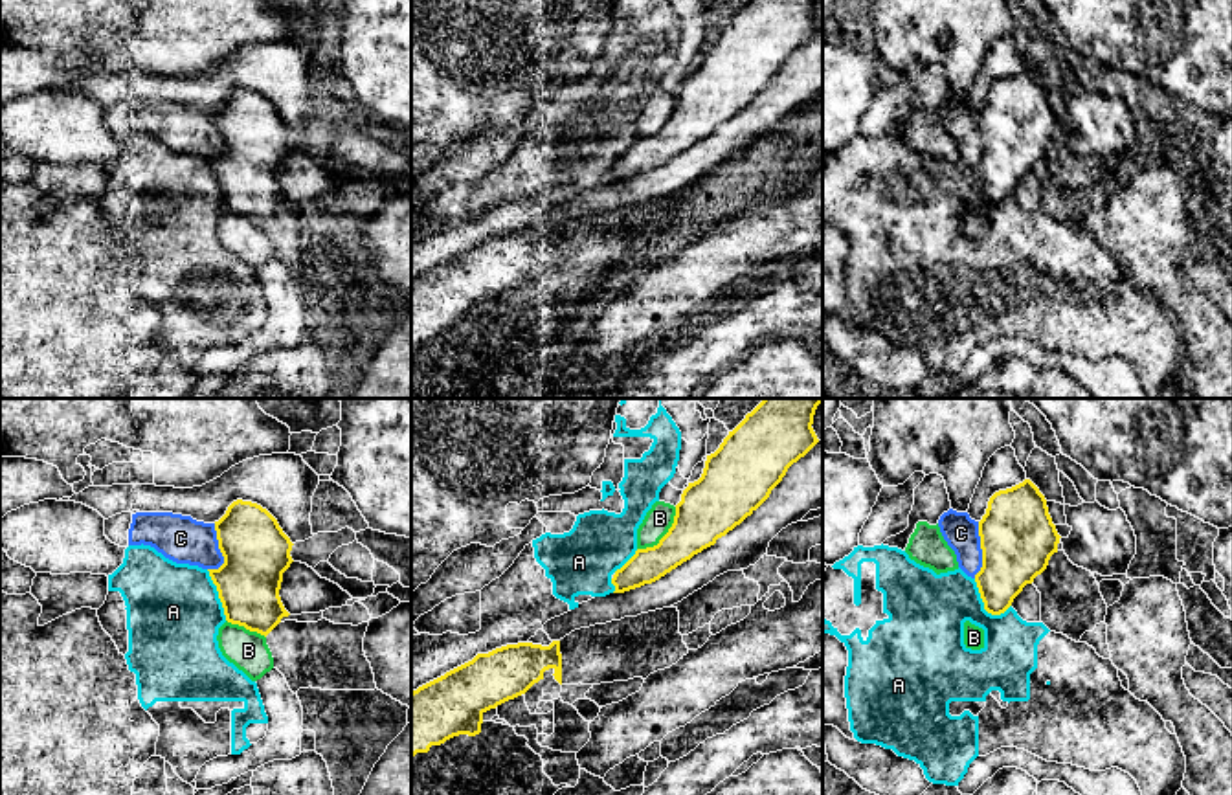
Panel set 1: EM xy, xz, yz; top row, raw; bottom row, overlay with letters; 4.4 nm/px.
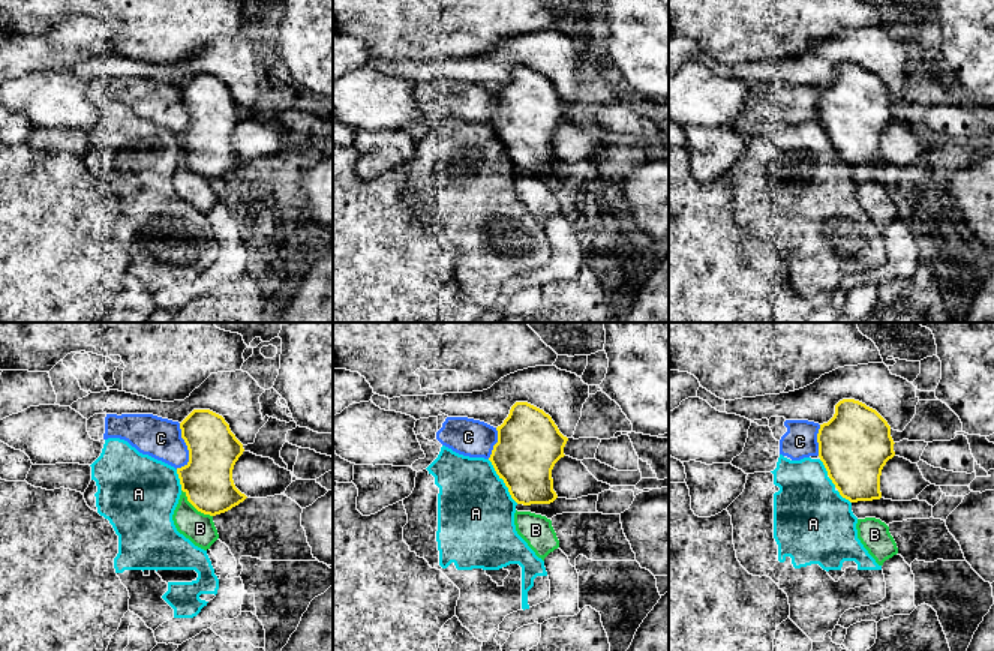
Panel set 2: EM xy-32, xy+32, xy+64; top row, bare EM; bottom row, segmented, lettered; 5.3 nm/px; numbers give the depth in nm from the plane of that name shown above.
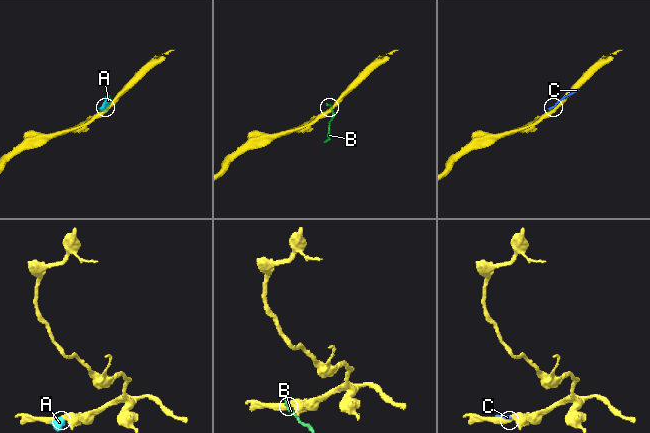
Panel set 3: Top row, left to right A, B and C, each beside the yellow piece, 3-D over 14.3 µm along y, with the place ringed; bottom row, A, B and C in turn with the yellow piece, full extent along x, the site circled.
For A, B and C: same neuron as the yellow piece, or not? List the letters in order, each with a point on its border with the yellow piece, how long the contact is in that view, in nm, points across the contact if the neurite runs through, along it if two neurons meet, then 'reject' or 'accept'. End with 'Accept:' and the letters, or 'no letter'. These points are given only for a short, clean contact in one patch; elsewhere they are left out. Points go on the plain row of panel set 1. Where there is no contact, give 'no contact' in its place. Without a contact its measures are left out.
A: yz (985, 195) | 200 nm | along yz (974, 167), (983, 195), (988, 201), (1003, 202), (1010, 195) | reject
B: xz (665, 123) | 260 nm | along xz (676, 96), (669, 120), (656, 133), (638, 138) | reject
C: yz (981, 136) | 240 nm | reject
Accept: no letter

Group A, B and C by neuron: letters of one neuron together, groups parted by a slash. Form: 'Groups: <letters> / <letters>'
Groups: A C / B

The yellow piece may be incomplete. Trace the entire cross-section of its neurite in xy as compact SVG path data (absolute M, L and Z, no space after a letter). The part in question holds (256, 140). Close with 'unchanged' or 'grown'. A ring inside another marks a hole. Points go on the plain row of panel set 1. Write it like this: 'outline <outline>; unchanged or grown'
outline M242 88L228 95L215 119L224 152L207 160L226 209L266 226L290 204L279 178L294 132L266 97Z; unchanged

